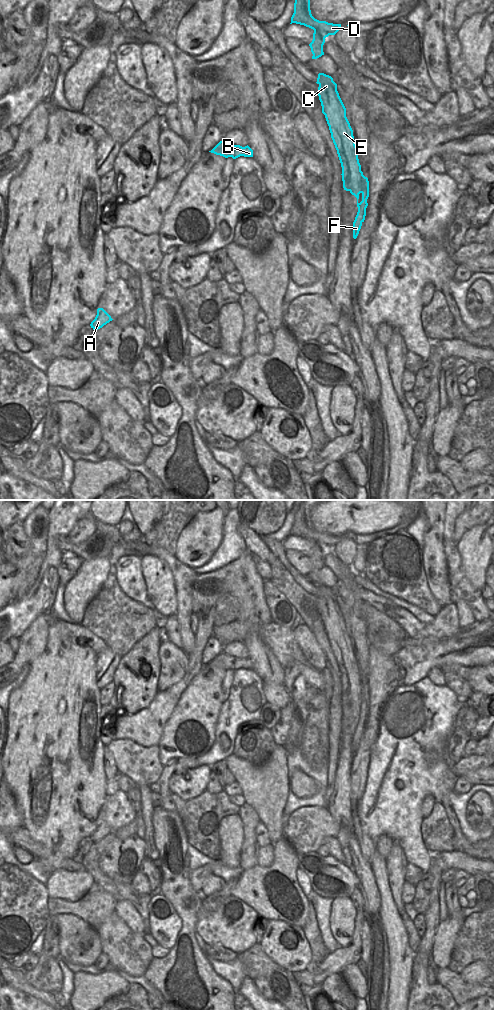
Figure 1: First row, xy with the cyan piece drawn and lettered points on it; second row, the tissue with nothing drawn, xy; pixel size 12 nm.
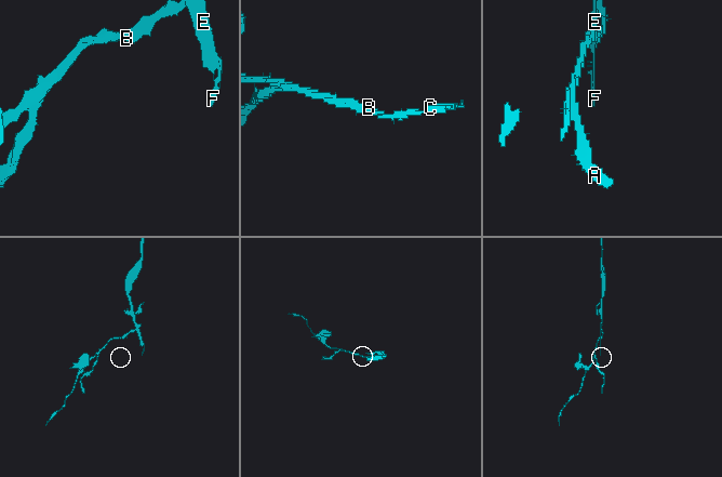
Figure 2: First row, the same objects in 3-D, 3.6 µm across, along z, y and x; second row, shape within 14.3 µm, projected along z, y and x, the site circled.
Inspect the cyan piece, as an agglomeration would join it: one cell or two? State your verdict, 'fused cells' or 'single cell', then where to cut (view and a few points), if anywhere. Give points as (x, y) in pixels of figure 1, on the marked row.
fused cells | xy (322, 110), (324, 114)

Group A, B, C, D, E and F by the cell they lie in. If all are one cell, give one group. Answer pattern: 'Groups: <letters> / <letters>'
Groups: A B / C D E F

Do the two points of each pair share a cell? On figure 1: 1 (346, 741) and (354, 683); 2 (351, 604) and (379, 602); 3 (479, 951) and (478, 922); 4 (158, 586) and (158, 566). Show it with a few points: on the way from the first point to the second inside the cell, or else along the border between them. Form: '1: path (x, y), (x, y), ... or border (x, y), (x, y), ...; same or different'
1: path (359, 730), (361, 727), (361, 703), (358, 698); same
2: border (358, 587), (358, 597), (360, 599); different
3: path (479, 944), (479, 929); same
4: path (159, 581), (158, 571); same

